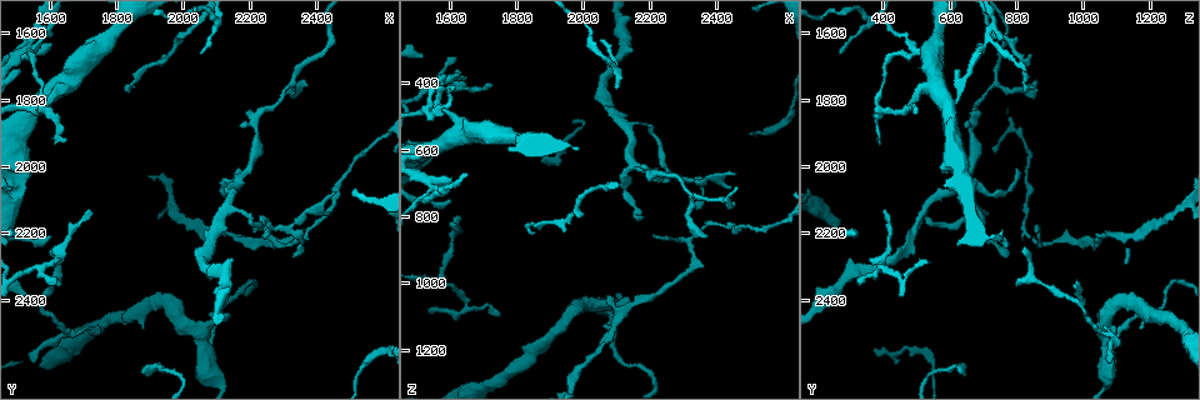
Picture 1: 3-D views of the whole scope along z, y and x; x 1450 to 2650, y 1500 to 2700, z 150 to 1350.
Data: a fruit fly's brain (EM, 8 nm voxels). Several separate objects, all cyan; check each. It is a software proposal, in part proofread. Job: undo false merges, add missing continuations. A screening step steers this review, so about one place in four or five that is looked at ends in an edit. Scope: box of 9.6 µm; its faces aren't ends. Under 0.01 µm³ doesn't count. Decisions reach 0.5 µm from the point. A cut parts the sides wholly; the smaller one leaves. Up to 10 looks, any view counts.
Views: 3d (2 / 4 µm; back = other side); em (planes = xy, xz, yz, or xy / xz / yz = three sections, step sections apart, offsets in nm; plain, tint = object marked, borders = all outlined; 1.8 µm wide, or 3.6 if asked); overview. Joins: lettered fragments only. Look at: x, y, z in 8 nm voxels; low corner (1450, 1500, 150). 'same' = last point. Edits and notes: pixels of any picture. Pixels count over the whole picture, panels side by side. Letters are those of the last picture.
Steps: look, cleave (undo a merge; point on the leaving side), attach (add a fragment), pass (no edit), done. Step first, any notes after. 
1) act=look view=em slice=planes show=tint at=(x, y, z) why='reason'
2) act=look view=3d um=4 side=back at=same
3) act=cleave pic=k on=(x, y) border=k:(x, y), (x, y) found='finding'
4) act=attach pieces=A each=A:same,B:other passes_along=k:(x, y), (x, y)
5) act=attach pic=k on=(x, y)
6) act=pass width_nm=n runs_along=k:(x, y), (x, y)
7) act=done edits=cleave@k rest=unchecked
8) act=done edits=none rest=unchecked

act=look view=em slice=planes show=borders at=(2210, 2340, 1280) why='abrupt turn'

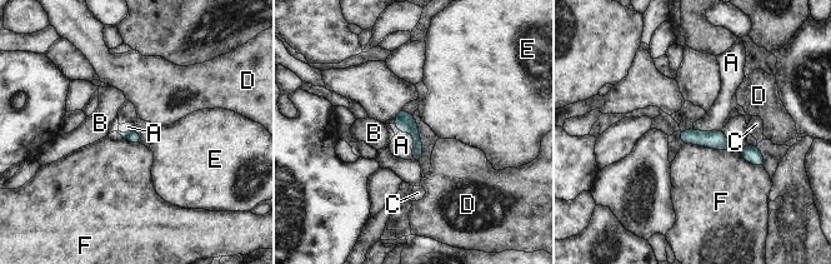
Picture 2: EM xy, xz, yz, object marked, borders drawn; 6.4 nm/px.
act=pass each=A:other,B:other,C:other,D:other,E:other,F:other border=2:(398, 132), (413, 137), (411, 159) found='continuous, no second neuron'

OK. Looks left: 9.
act=look view=em slice=planes show=tint at=(2320, 2200, 700) why='abrupt turn'

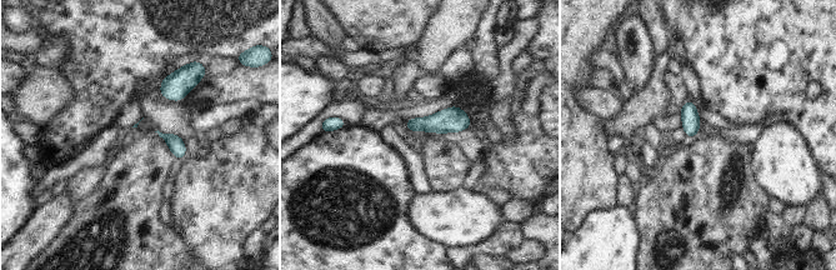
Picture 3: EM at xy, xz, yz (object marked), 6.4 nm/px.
act=look view=em slice=planes show=borders at=same why='see the neighbours'

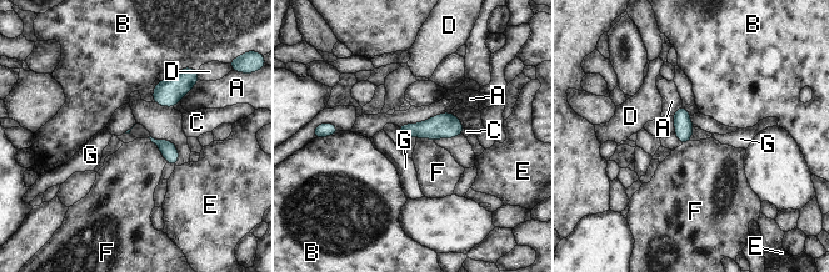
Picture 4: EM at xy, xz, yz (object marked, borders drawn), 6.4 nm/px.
act=pass each=A:other,B:other,C:other,D:other,E:other,F:other,G:other border=4:(148, 137), (168, 162) found='all the same neuron'

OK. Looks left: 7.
act=look view=3d um=4 side=back at=(2130, 2130, 520) why='three-way junction'

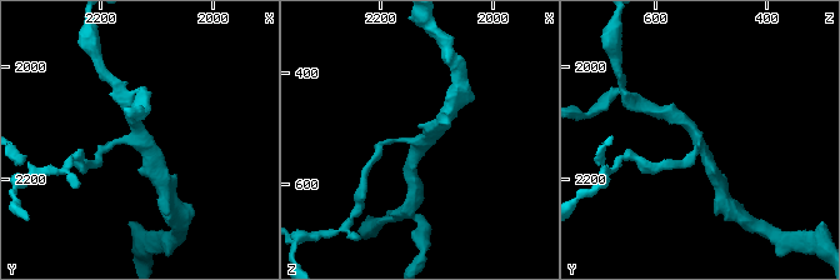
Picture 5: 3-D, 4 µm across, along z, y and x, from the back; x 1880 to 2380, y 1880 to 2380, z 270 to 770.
act=look view=em slice=xz step=8 show=tint at=(2125, 2130, 520)

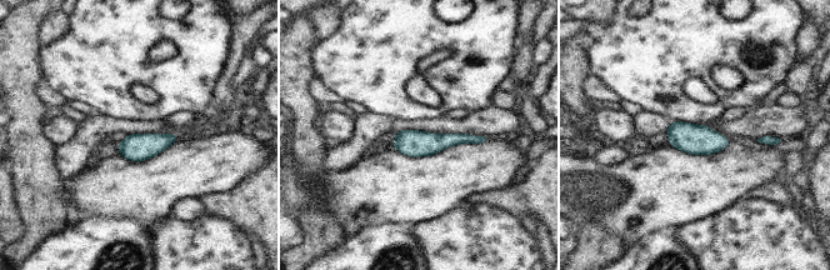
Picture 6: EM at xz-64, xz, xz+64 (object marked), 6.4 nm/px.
act=look view=em slice=planes show=borders at=same

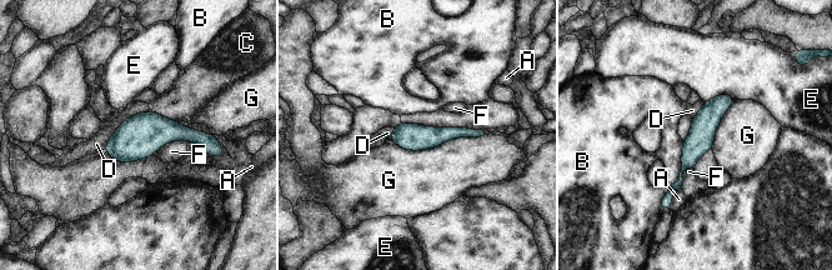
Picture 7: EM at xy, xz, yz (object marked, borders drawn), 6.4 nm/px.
act=pass width_nm=160 longest_contact=G:600nm each=A:other,B:other,C:other,D:other,E:other,F:other,G:other found='one neuron here'

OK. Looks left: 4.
act=look view=em slice=yz step=4 show=borders at=(1610, 2240, 820) why='branch stops here'

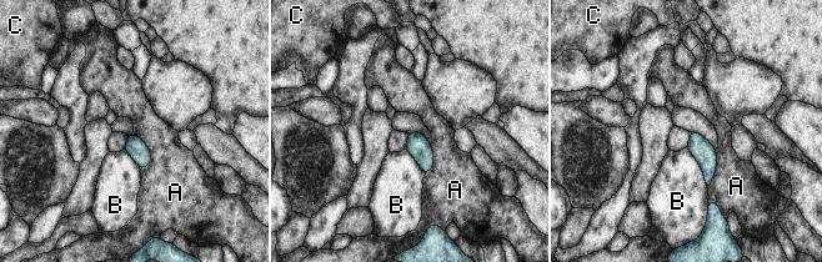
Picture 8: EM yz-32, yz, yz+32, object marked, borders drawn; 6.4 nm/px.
act=look view=em slice=xy step=4 show=borders at=same why='cut it another way'

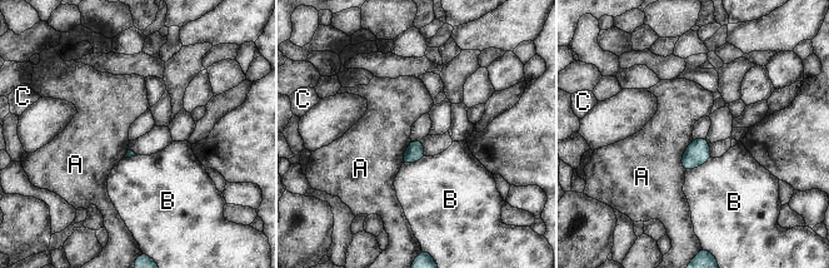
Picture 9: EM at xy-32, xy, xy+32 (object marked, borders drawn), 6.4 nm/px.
act=pass each=A:other,B:other,C:other border=9:(693, 139), (682, 158), (684, 170) found='no lettered fragment goes on from it'

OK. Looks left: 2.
act=done edits=none rest=unchecked

